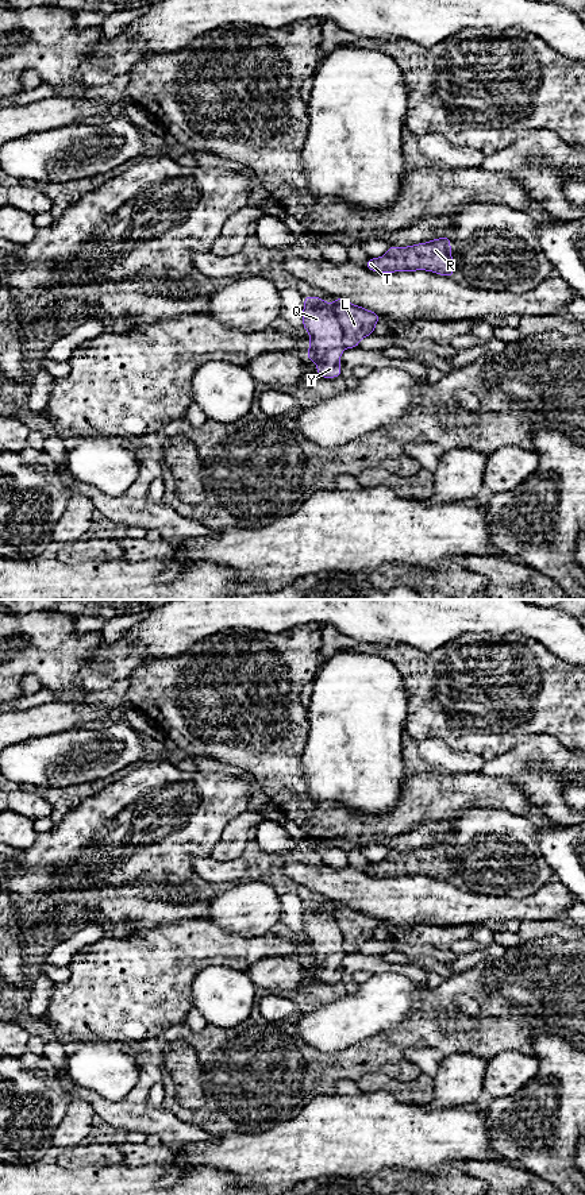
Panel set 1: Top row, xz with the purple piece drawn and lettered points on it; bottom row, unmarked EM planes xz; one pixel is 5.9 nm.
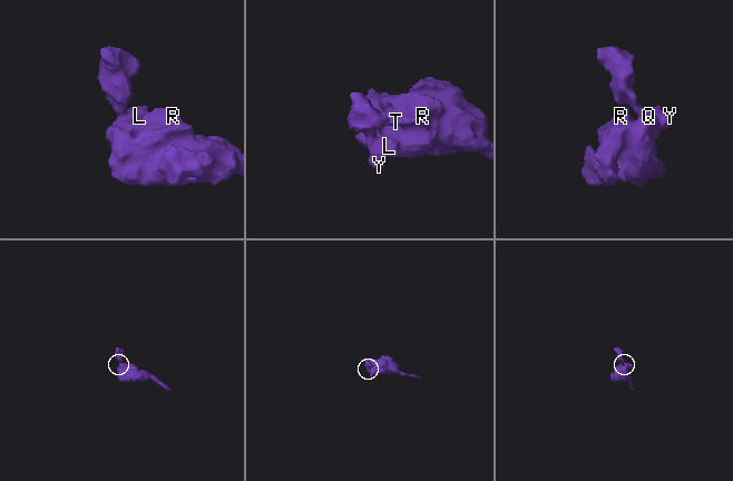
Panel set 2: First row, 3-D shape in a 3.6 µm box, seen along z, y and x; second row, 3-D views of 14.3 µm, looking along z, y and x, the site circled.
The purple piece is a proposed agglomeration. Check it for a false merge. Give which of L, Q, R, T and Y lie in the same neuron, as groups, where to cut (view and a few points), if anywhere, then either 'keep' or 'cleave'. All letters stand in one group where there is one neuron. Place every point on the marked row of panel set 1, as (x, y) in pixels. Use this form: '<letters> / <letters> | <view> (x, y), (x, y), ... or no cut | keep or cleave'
L R T / Q Y | xz (320, 299), (333, 312), (341, 327), (345, 347) | cleave

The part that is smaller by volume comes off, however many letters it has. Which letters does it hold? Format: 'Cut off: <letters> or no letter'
Cut off: Q, Y

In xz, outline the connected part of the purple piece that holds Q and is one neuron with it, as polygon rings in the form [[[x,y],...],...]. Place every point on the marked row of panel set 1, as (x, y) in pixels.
[[[304,297],[303,328],[311,339],[305,358],[317,365],[316,375],[340,377],[343,370],[340,356],[345,350],[343,331],[334,312],[322,304],[320,297]]]

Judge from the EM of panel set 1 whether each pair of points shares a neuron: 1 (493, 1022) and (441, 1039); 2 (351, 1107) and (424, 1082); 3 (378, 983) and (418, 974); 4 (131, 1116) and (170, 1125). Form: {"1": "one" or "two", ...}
{"1": "one", "2": "two", "3": "two", "4": "one"}

